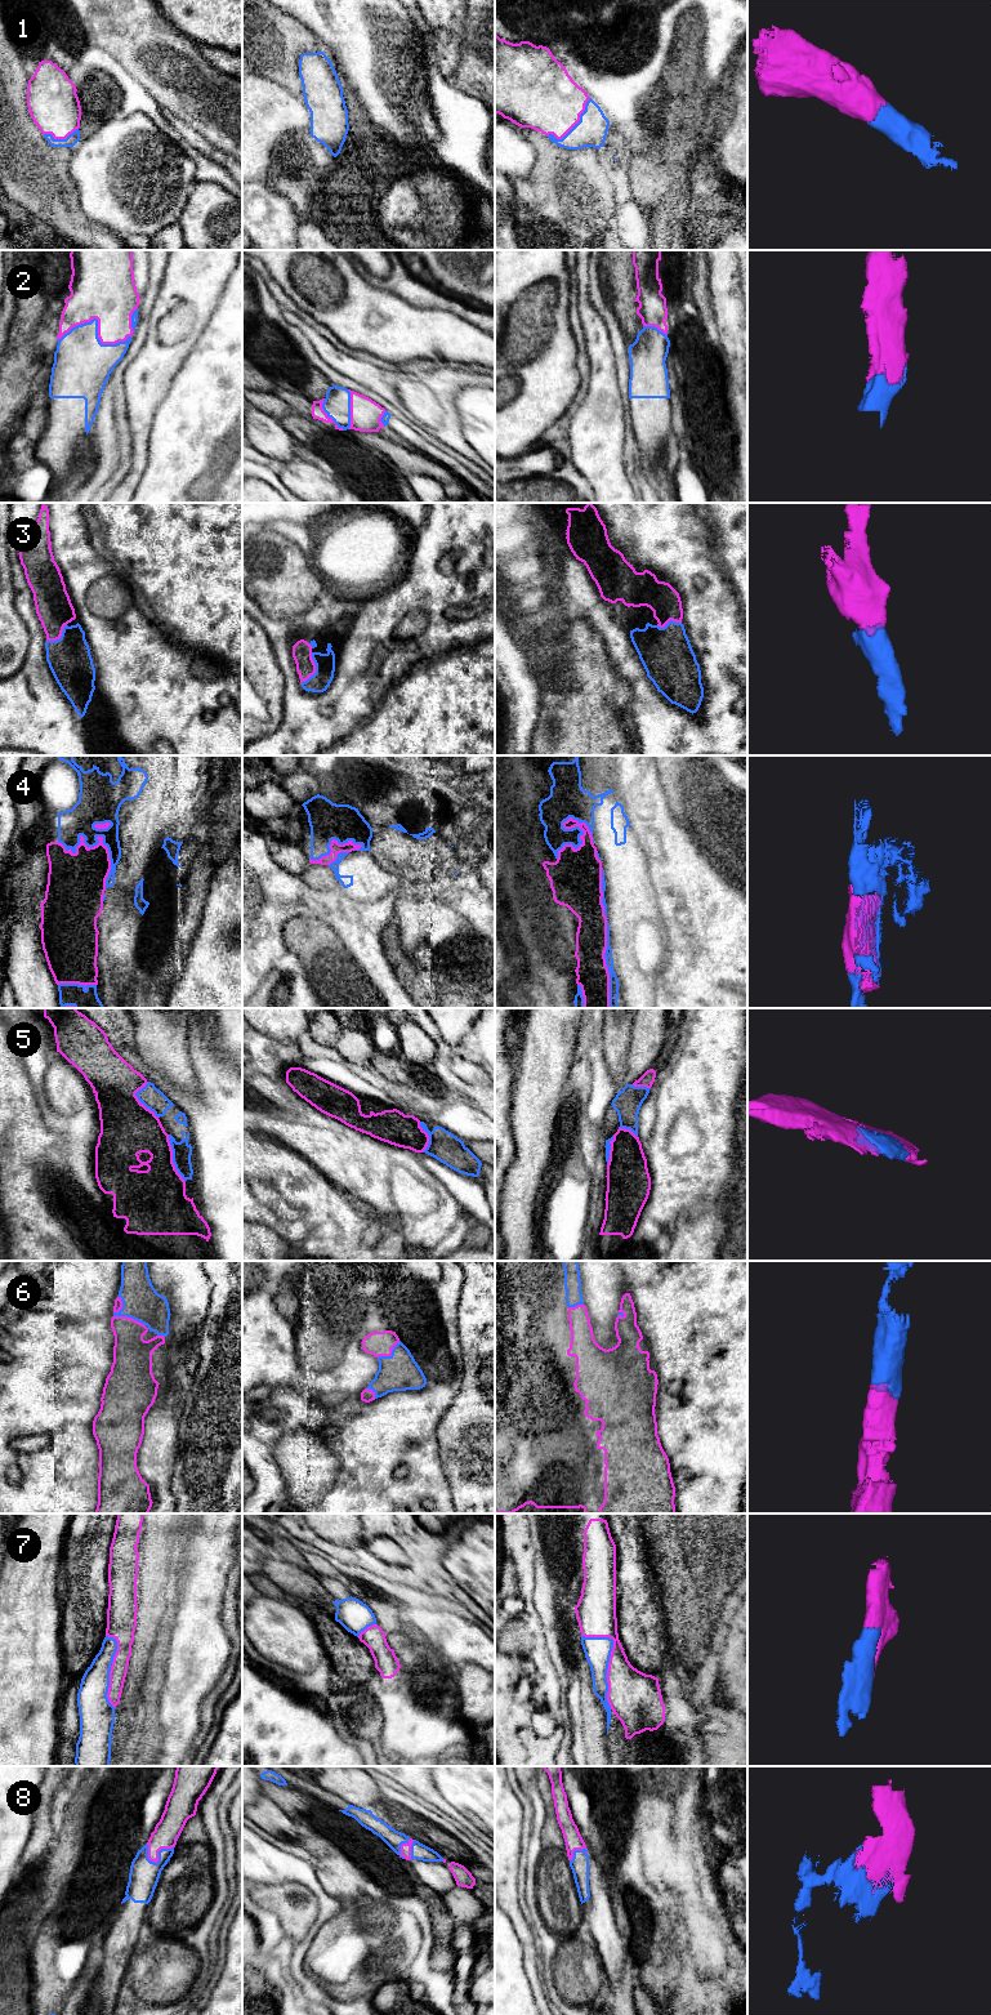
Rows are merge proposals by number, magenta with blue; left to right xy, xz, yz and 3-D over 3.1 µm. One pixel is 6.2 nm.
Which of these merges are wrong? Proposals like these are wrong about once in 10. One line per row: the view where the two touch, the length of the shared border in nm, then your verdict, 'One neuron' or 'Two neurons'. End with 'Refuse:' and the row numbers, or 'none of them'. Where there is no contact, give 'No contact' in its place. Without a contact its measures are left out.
1: Touches magenta in yz. Shared border 360 nm. One neuron
2: Touches magenta in xy. Shared border 460 nm. One neuron
3: Touches magenta in xz. Shared border 200 nm. One neuron
4: Touches magenta in xy. Shared border 420 nm. One neuron
5: Touches magenta in xy. Shared border 320 nm. One neuron
6: Touches magenta in xy. Shared border 220 nm. One neuron
7: Touches magenta in yz. Shared border 500 nm. One neuron
8: Touches magenta in xy. Shared border 180 nm. One neuron
Refuse: none of them

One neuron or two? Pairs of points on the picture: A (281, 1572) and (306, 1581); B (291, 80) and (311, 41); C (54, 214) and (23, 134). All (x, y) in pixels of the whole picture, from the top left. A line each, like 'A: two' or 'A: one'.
A: one
B: one
C: one

